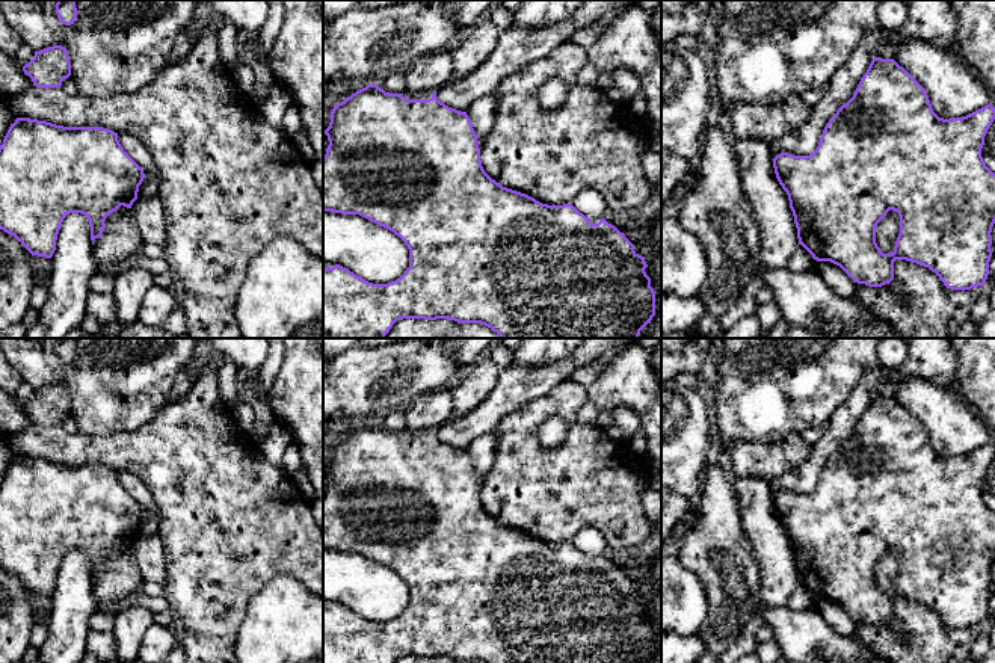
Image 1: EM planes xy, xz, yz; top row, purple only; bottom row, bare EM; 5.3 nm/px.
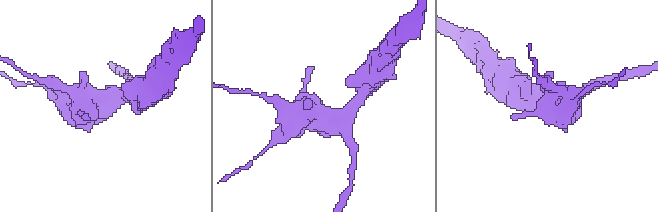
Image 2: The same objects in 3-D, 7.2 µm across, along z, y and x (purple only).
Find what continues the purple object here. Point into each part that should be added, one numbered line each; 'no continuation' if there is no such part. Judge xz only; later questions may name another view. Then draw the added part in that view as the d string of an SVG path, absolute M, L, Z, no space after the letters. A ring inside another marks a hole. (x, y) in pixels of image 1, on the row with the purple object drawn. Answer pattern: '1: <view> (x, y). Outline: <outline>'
1: xz (426, 94). Outline: M423 91L418 94L411 94L411 92L403 94L403 97L408 100L429 100L429 98L432 98L432 95L433 95L433 91Z

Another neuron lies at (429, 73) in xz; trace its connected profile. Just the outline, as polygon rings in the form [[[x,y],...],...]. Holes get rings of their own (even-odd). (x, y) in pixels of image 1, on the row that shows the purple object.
[[[430,53],[405,71],[406,92],[436,91],[454,79],[451,54]]]

